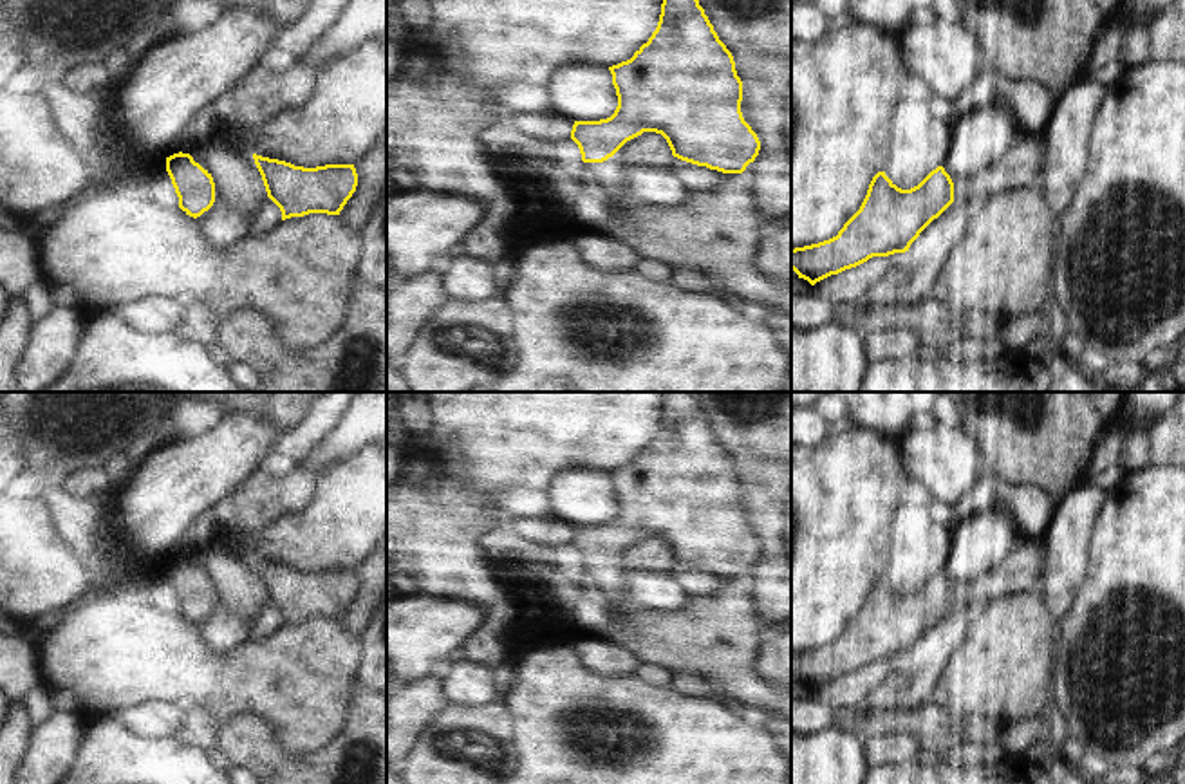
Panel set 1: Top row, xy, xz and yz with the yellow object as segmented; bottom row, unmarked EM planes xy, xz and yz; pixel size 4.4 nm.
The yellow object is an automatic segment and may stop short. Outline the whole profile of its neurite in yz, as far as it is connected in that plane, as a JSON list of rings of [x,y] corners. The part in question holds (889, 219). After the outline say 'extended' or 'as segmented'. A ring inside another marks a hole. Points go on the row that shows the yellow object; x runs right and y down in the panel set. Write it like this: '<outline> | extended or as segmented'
[[[1028,132],[999,163],[961,186],[952,182],[943,166],[910,190],[898,188],[885,172],[878,172],[860,210],[836,237],[791,249],[791,269],[815,285],[872,257],[905,253],[952,202],[1031,184],[1044,172],[1044,154],[1046,139]]] | extended

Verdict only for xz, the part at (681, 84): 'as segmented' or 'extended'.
extended

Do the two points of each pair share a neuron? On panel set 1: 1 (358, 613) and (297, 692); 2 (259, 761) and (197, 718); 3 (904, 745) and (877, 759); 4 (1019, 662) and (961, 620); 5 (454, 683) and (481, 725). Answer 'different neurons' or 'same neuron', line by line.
1: different neurons
2: different neurons
3: same neuron
4: different neurons
5: different neurons

